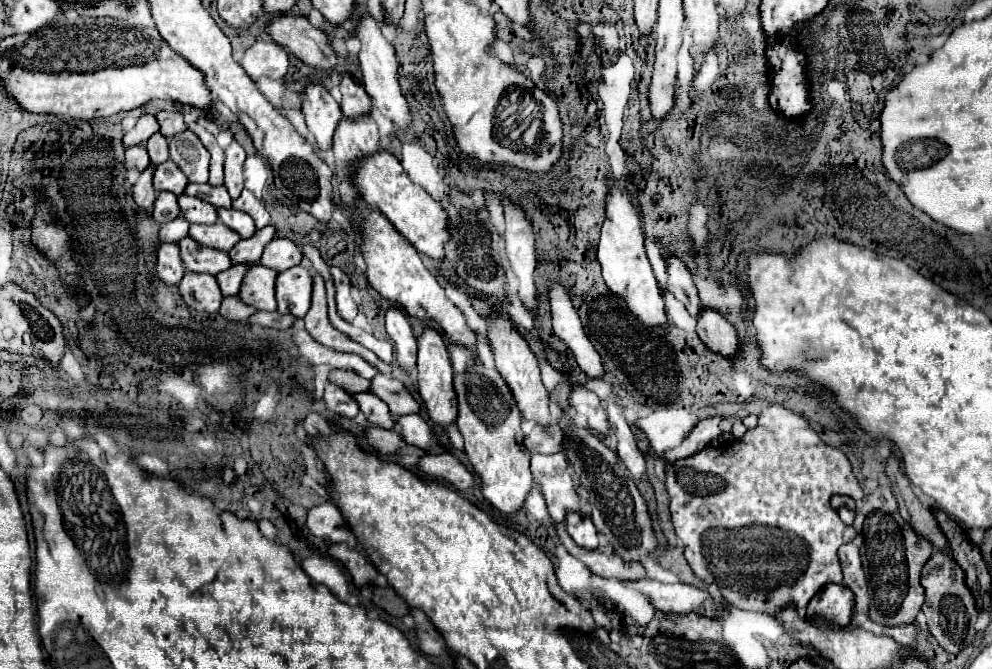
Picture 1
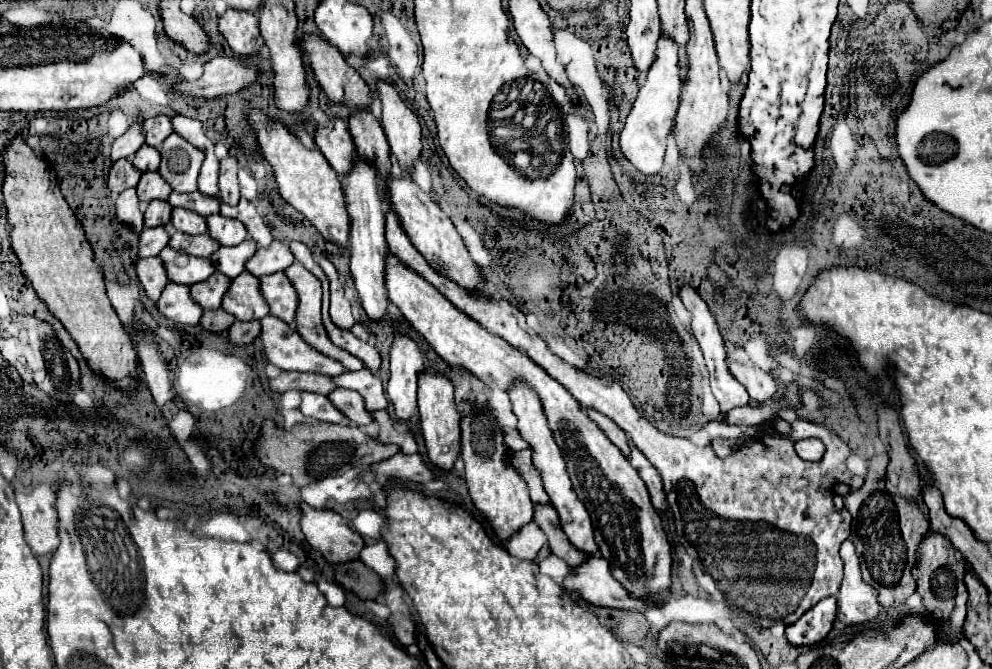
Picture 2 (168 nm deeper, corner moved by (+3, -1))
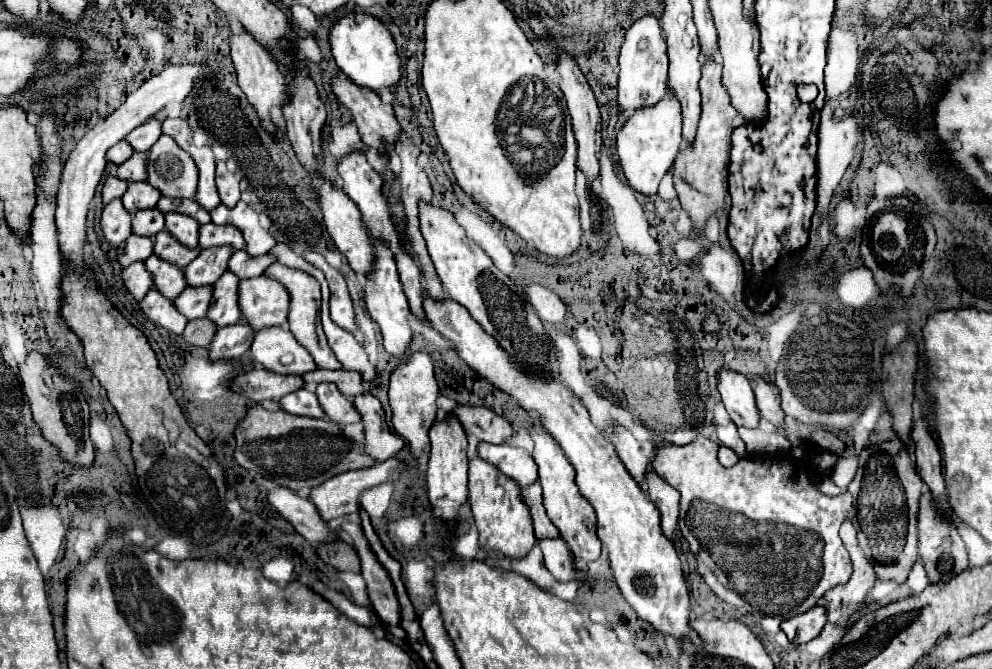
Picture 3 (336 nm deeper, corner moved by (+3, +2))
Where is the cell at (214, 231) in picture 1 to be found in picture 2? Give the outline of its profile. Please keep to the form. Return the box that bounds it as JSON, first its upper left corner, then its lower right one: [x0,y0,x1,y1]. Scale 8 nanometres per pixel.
[169,232,221,258]

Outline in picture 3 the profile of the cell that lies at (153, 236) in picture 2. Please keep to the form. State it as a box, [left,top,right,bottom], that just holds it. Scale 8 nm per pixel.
[117,235,153,267]

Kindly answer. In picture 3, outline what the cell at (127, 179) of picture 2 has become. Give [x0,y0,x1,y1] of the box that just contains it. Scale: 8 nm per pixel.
[103,175,129,205]

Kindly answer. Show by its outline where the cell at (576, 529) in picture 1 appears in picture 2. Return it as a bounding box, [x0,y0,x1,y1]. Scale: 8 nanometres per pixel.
[509,384,597,554]

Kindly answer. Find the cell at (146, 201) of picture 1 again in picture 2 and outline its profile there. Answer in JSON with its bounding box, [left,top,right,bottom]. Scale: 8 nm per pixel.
[115,188,143,232]

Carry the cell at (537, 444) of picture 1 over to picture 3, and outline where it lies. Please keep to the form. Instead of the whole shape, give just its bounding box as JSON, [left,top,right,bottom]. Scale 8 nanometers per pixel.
[451,405,515,445]

